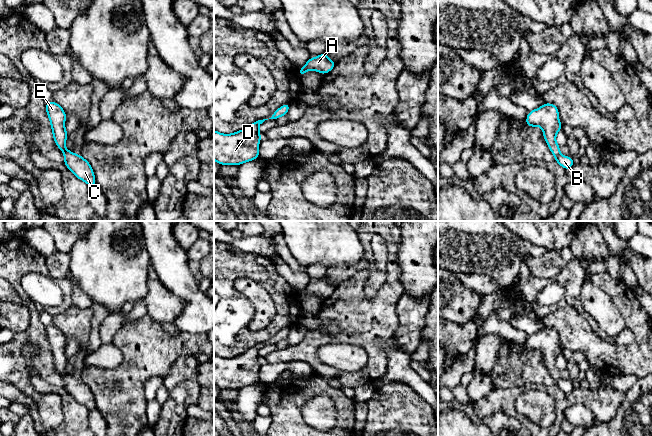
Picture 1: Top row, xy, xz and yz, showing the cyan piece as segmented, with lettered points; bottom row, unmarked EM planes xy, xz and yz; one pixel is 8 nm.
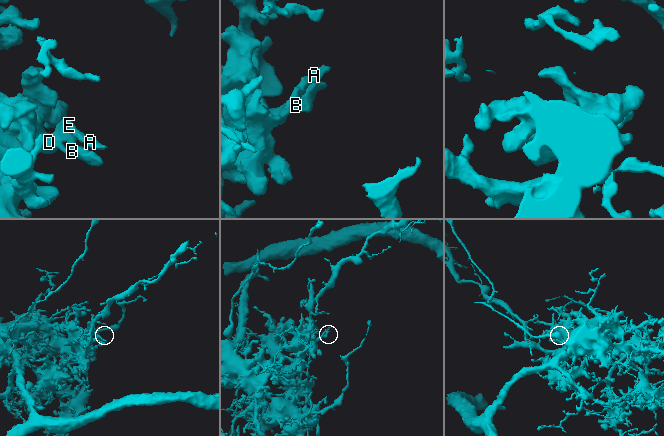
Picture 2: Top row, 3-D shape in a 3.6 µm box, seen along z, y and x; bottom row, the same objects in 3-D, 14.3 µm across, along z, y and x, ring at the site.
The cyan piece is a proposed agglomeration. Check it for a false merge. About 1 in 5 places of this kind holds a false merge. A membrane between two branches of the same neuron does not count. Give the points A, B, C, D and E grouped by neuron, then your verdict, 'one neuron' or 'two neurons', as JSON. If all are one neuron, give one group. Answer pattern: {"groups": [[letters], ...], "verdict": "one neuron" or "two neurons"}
{"groups": [["A", "B", "C", "D", "E"]], "verdict": "one neuron"}

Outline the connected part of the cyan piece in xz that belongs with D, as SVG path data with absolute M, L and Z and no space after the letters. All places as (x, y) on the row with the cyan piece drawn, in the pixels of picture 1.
M268 119L258 120L231 134L214 130L214 160L220 165L241 165L259 158L262 138L259 126Z

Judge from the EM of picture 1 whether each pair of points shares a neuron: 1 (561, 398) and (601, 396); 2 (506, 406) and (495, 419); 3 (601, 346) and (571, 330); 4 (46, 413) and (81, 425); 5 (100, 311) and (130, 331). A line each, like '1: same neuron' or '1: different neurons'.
1: same neuron
2: different neurons
3: same neuron
4: different neurons
5: different neurons

